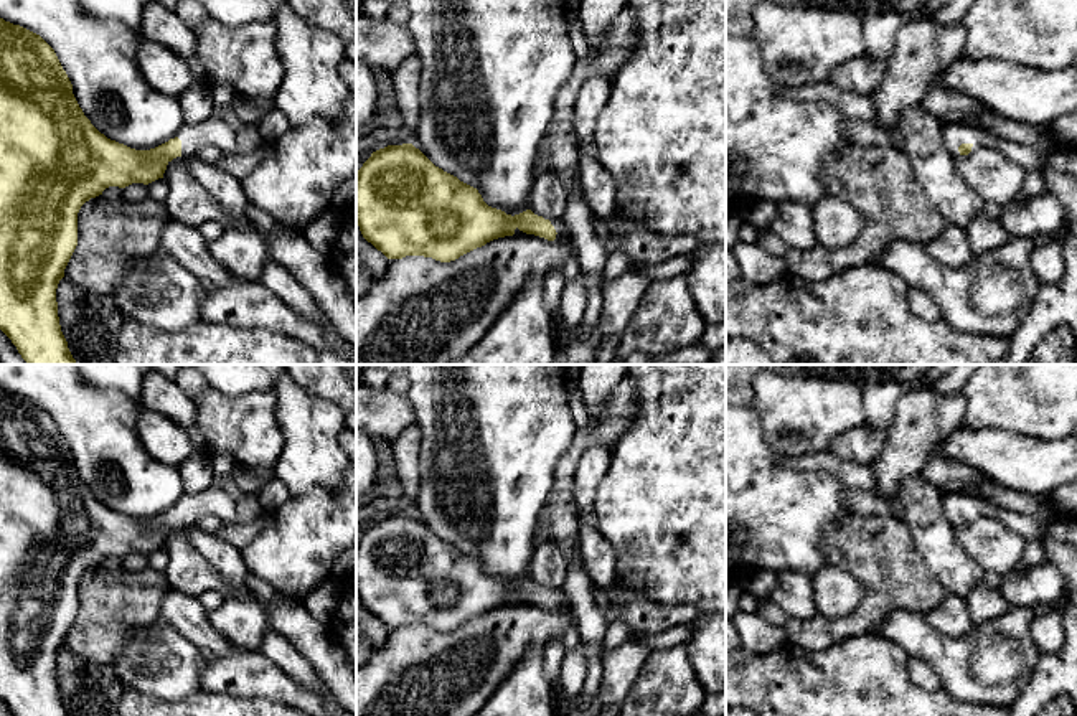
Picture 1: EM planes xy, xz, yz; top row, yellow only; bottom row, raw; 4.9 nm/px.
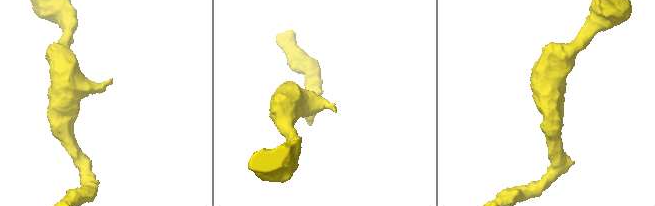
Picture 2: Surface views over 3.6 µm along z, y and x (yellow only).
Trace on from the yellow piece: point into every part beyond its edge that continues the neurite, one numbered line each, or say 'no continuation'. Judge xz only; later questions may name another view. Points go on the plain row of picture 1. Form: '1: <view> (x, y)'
1: xz (563, 599)

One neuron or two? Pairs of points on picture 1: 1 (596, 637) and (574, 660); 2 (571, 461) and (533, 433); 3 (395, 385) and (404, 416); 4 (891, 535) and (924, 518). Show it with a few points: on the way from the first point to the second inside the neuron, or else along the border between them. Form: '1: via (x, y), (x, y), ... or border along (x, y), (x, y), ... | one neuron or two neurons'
1: border along (581, 640), (586, 647), (584, 685) | two neurons
2: border along (576, 428), (571, 446), (556, 466), (550, 490) | two neurons
3: border along (385, 386), (395, 393), (406, 395) | two neurons
4: border along (902, 518), (924, 561) | two neurons

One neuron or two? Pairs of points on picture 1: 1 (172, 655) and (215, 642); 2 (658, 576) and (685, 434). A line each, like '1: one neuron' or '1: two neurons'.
1: two neurons
2: one neuron

